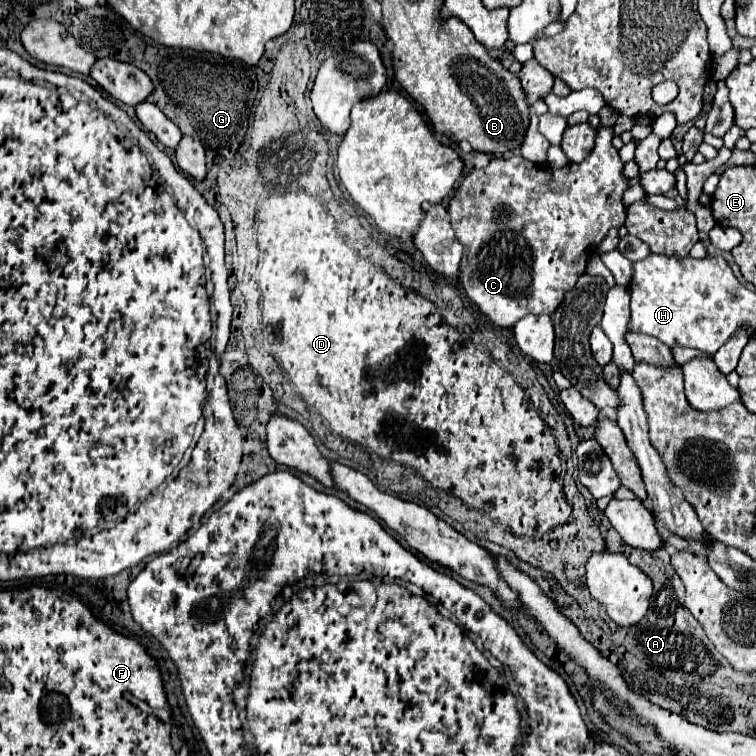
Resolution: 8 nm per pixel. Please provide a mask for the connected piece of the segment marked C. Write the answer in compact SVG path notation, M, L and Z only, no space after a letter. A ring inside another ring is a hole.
M598 127L596 133L596 141L594 141L594 149L592 153L582 161L582 163L568 163L562 169L550 169L550 167L542 167L542 165L534 165L532 161L526 161L520 155L514 155L510 159L492 159L486 167L482 169L472 169L464 181L458 185L458 189L454 191L452 199L448 201L448 213L450 213L450 221L452 227L458 235L458 241L464 247L464 255L462 255L462 273L460 273L460 283L466 291L466 295L470 297L470 301L496 325L496 327L512 327L518 319L522 319L524 315L530 313L546 313L552 315L554 309L562 303L564 293L574 289L576 279L586 271L586 257L590 257L592 251L598 249L600 241L604 239L604 235L608 233L610 227L622 227L626 221L626 207L622 205L622 193L628 189L628 181L622 177L622 167L624 163L620 161L618 151L612 145L612 131L610 127Z

